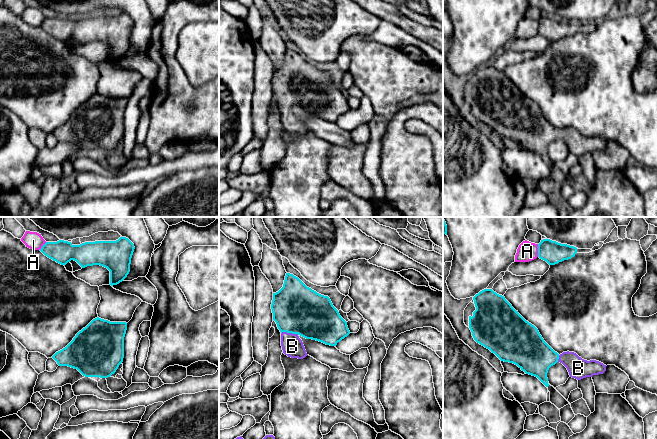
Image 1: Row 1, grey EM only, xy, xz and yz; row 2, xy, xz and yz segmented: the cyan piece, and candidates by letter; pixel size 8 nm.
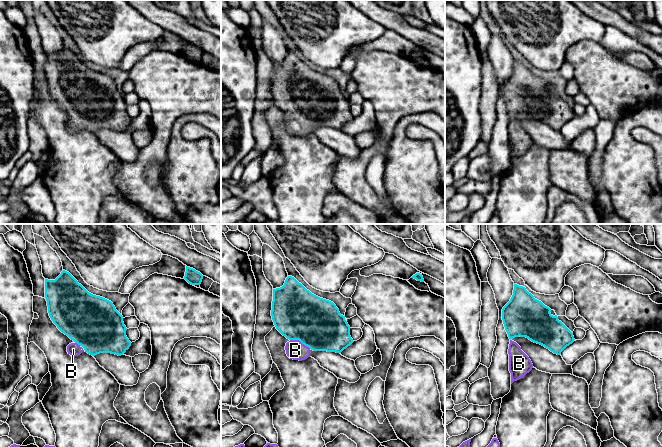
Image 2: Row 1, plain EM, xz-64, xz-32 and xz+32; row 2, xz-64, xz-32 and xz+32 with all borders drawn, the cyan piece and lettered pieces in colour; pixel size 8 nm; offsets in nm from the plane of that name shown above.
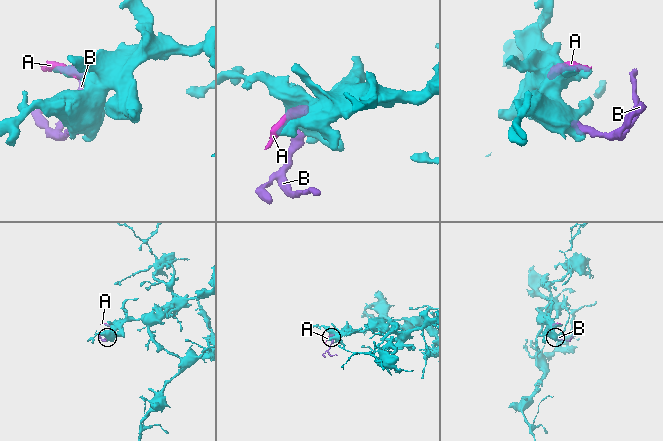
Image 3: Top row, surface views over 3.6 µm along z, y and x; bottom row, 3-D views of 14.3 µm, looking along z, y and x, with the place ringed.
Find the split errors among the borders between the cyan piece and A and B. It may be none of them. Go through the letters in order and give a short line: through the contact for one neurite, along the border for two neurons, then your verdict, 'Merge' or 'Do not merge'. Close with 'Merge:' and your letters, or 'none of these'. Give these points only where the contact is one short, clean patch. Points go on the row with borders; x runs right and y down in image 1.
A: Do not merge
B: Line: xz (297, 309), (291, 321), (290, 332), (292, 346). Merge
Merge: B

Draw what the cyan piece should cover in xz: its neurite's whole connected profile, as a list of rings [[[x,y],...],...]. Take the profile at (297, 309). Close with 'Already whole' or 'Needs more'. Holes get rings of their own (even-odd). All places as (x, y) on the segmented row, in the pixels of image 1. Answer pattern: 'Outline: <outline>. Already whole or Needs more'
Outline: [[[286,273],[283,287],[273,293],[273,320],[281,332],[283,353],[291,358],[307,356],[300,336],[336,346],[350,331],[328,296],[307,287]]]. Needs more

